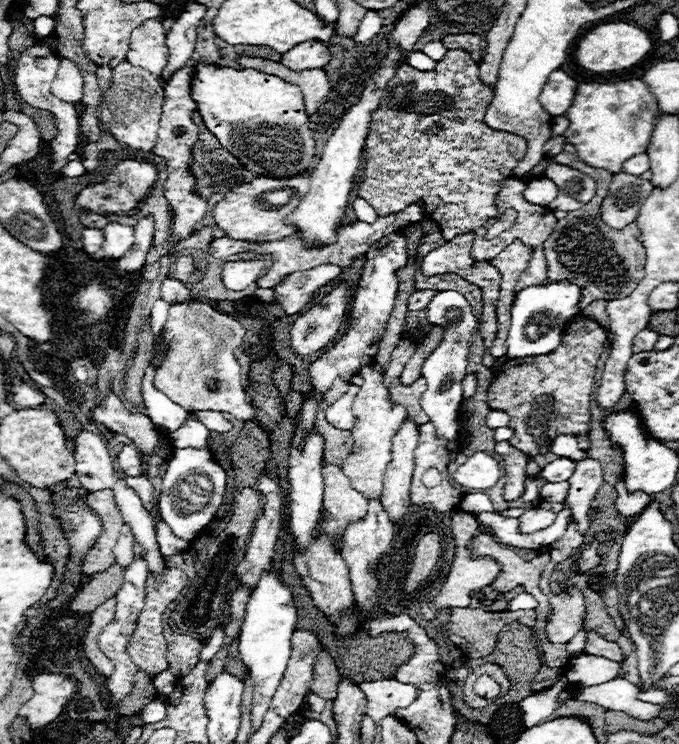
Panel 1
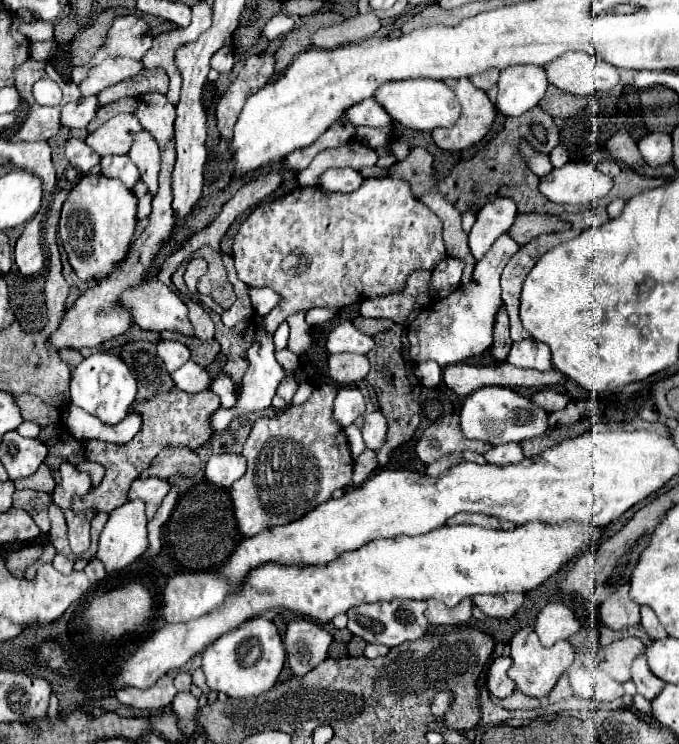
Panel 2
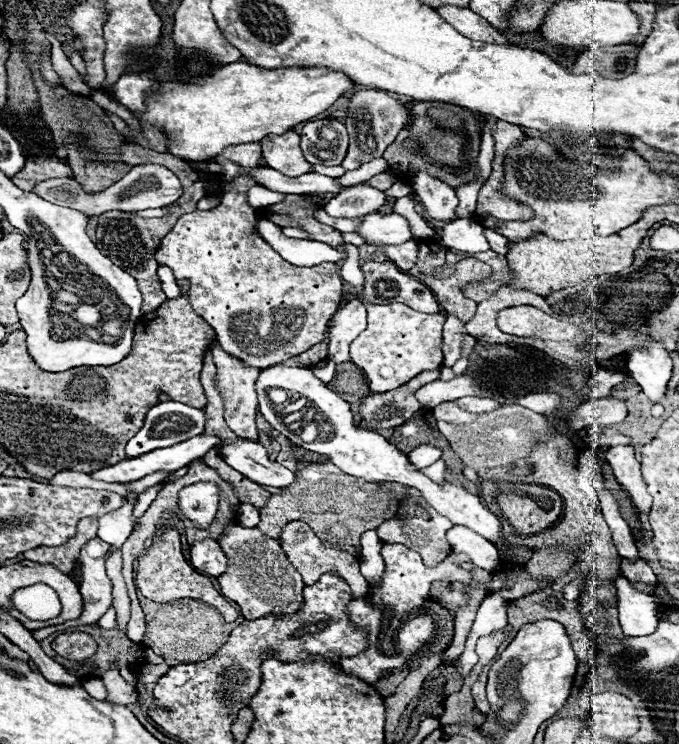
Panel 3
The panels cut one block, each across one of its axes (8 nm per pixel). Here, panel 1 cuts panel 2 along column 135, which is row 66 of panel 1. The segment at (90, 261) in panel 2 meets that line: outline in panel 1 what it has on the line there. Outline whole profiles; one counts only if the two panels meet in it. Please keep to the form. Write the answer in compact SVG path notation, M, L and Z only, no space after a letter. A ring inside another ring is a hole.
M200 60L192 80L192 96L206 128L226 150L236 158L246 160L242 164L248 170L264 176L290 176L306 172L310 166L314 156L314 138L298 86L258 70L216 66Z

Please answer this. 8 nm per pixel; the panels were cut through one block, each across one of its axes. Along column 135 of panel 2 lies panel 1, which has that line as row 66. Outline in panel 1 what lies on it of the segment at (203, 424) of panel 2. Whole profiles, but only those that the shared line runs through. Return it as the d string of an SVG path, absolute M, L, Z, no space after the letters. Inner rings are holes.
M448 50L436 70L422 72L404 64L388 82L364 146L364 174L358 188L358 196L368 200L378 216L400 212L410 202L422 200L426 216L440 226L446 240L468 230L478 230L488 218L496 216L496 192L524 158L526 140L510 132L496 132L484 124L484 112L494 98L494 90L482 84L478 66L468 52Z

